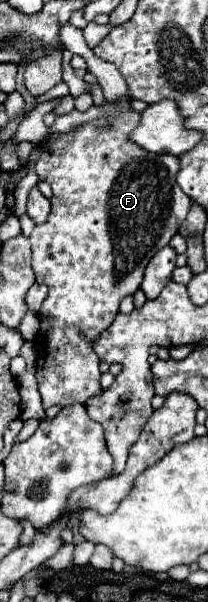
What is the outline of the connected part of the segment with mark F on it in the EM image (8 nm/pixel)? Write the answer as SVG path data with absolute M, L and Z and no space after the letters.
M120 98L120 102L106 104L116 104L120 112L104 114L86 122L86 126L82 124L70 132L44 140L40 144L38 160L34 164L26 164L20 172L26 176L34 170L38 178L52 188L52 212L48 222L36 226L30 234L36 282L48 286L48 296L38 312L40 330L36 336L36 342L42 344L36 346L36 380L44 408L54 404L62 408L86 404L88 398L102 392L98 370L100 360L94 352L94 340L106 330L108 324L114 322L120 300L138 290L148 260L178 232L192 202L184 192L176 198L178 156L146 152L128 138L140 122L140 114L132 110L130 100Z

